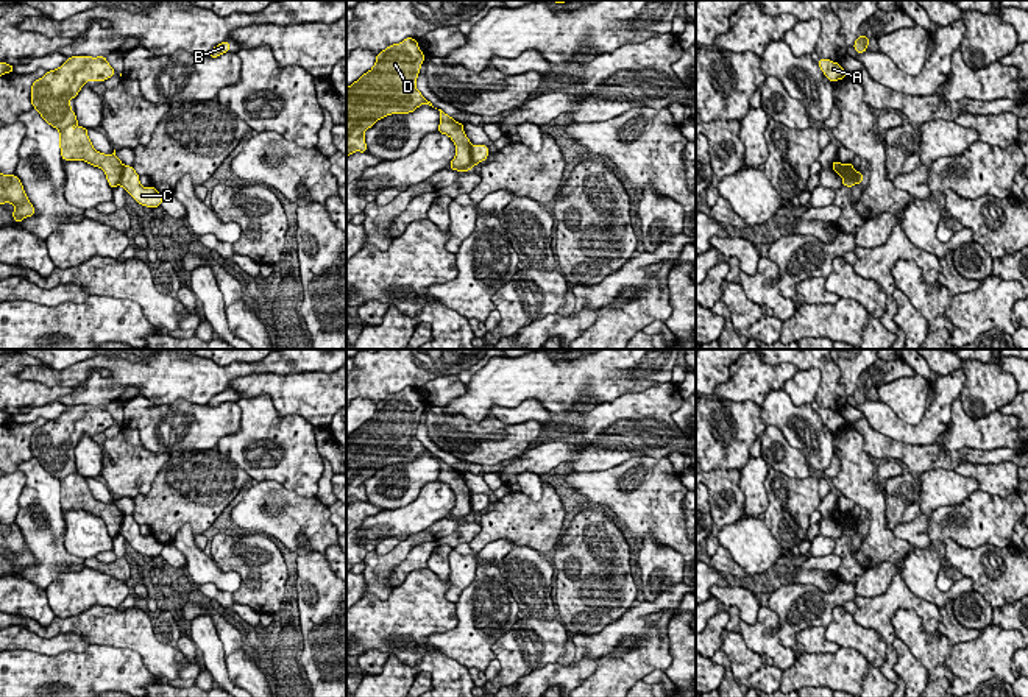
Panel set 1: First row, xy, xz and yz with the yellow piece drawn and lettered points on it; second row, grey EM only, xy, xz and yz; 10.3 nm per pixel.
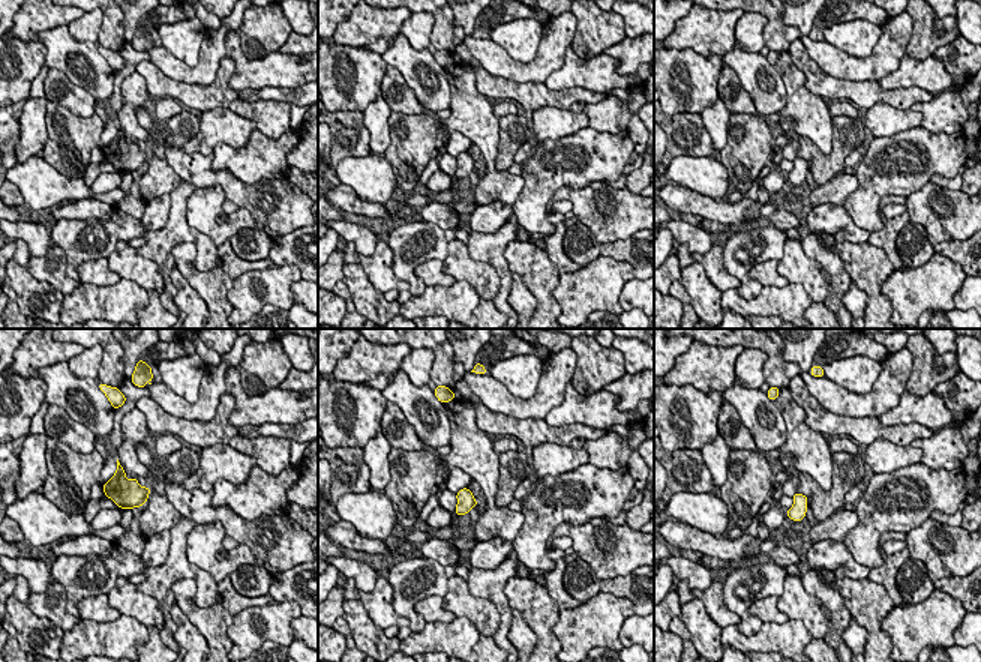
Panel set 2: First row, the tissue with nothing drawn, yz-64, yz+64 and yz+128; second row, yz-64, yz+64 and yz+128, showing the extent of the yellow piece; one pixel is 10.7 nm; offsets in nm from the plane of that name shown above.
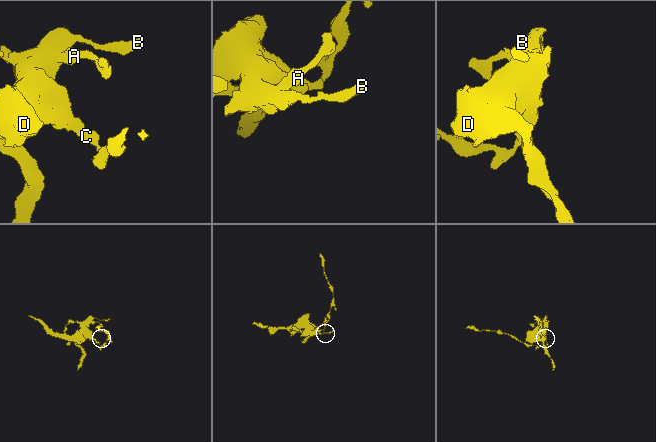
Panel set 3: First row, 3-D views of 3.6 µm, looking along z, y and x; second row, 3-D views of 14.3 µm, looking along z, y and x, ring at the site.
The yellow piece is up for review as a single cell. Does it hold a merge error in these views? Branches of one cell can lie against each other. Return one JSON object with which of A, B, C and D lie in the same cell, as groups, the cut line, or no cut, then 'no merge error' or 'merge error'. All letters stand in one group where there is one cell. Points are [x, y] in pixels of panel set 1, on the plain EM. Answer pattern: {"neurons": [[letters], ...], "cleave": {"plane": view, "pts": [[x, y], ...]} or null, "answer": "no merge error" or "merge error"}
{"neurons": [["A", "B", "D"], ["C"]], "cleave": {"plane": "yz", "pts": [[843, 524], [854, 523], [861, 530]]}, "answer": "merge error"}

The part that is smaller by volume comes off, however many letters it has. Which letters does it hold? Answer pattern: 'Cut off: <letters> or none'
Cut off: C

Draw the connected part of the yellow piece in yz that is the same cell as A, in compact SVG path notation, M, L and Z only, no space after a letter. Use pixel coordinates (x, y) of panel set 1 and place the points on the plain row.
M821 409L817 410L821 419L824 424L831 430L836 432L838 429L845 427L845 419L841 416L839 412L833 412L830 409Z

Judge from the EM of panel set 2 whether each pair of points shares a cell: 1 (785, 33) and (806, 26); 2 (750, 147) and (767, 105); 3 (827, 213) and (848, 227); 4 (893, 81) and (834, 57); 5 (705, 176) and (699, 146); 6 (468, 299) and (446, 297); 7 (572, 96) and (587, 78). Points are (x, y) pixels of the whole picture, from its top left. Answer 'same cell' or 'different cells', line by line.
1: different cells
2: different cells
3: same cell
4: different cells
5: different cells
6: same cell
7: different cells

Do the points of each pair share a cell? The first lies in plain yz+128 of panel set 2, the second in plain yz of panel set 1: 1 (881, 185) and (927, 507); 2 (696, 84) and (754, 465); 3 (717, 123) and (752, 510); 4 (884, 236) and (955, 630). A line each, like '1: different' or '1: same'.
1: different
2: different
3: same
4: same

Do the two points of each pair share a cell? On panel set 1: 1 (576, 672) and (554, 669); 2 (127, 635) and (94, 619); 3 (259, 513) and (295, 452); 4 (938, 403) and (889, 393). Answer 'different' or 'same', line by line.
1: same
2: same
3: different
4: different

